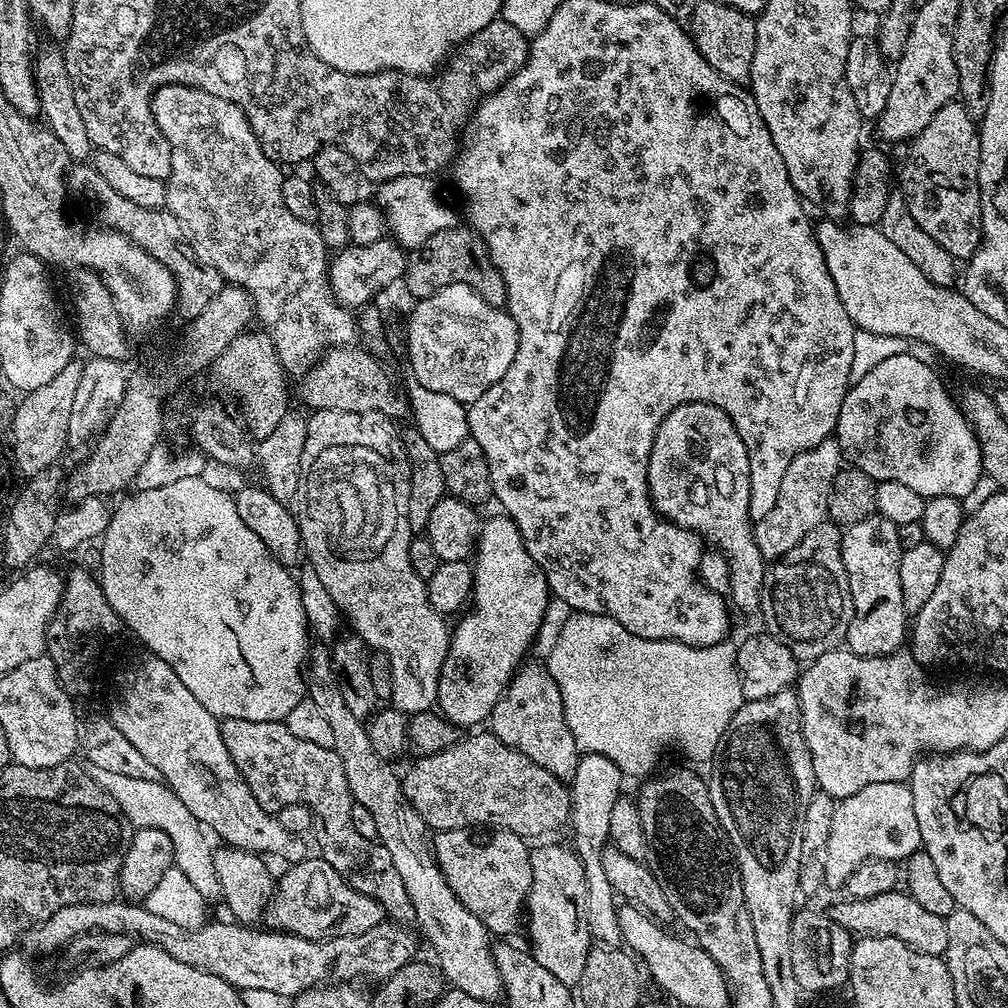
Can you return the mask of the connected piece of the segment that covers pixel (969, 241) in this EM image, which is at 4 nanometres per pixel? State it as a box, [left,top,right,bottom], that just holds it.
[900,102,981,262]

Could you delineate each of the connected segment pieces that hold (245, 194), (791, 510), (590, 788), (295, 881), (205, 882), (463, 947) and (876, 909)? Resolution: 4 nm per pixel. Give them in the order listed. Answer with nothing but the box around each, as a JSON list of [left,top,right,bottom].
[[150,84,358,378],[754,438,841,561],[569,752,624,945],[274,858,385,941],[94,769,220,902],[384,793,502,1001],[830,890,948,957]]

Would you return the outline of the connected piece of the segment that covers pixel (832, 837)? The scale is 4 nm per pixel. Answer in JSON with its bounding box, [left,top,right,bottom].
[823,782,921,885]

